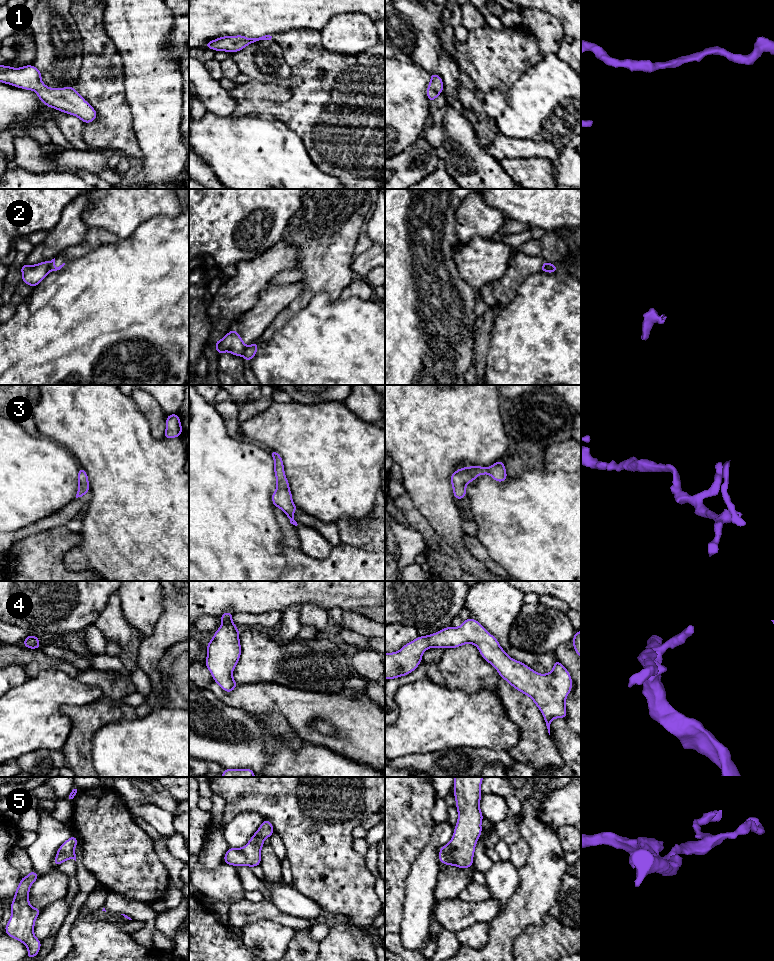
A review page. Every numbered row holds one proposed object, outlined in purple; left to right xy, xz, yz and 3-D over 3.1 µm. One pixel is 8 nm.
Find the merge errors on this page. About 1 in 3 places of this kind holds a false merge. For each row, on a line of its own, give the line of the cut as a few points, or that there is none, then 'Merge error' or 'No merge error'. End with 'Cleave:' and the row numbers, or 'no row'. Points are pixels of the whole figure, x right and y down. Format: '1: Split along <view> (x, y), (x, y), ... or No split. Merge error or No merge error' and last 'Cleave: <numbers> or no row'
1: No split. No merge error
2: Split along xy (50, 261), (49, 270). Merge error
3: No split. No merge error
4: No split. No merge error
5: No split. No merge error
Cleave: 2

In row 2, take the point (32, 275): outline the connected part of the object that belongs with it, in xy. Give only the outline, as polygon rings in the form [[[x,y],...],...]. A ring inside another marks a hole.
[[[50,261],[40,262],[36,265],[28,265],[25,263],[20,268],[22,272],[21,281],[34,288],[41,281],[43,281],[47,274],[50,272],[49,265]]]

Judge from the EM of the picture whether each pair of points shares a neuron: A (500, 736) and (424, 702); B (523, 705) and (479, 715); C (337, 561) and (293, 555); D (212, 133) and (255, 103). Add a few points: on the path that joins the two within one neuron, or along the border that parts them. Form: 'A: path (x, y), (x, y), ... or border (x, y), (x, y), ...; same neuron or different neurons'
A: path (481, 721), (443, 718); same neuron
B: border (496, 688), (507, 715), (519, 727); different neurons
C: path (326, 565), (304, 565); same neuron
D: border (259, 113), (248, 113), (241, 116), (230, 115); different neurons

